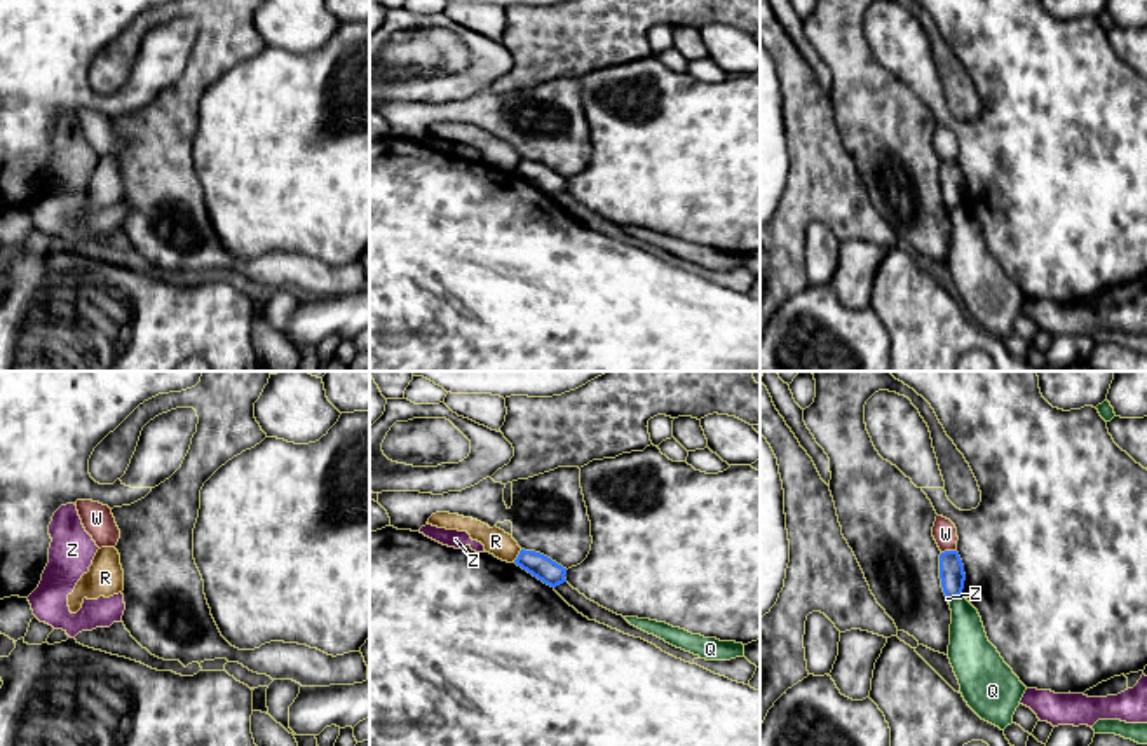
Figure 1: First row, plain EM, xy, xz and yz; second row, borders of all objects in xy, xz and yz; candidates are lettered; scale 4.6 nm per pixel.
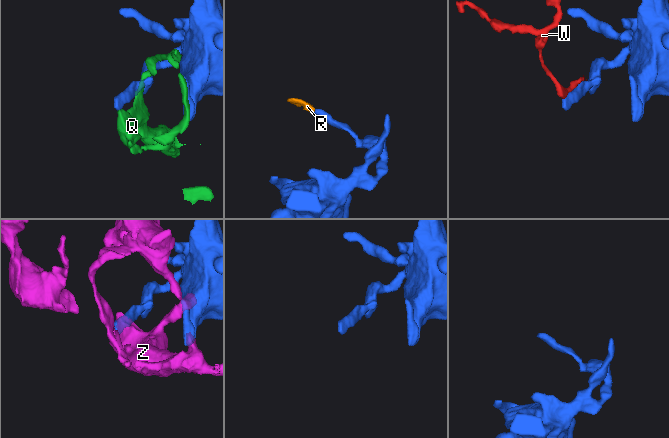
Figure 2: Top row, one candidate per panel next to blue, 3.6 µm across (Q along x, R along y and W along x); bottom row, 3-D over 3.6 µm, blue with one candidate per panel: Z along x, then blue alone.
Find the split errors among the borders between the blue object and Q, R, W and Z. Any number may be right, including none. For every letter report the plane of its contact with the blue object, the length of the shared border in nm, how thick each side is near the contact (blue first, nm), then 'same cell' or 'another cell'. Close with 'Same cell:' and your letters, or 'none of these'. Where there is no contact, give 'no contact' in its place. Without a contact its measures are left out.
Q: yz | 50 nm | 120/190 nm | another cell
R: xz | 80 nm | 110/120 nm | another cell
W: yz | 70 nm | 120/110 nm | another cell
Z: yz | 30 nm | 120/20 nm | another cell
Same cell: none of these

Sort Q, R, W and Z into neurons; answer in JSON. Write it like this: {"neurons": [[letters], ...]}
{"neurons": [["Q"], ["R"], ["W"], ["Z"]]}

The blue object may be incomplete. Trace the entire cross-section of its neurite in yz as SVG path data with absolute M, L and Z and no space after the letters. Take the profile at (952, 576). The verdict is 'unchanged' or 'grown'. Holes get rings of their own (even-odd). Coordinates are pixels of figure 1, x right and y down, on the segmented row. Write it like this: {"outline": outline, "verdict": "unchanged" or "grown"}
{"outline": "M945 551L940 554L940 579L948 600L962 596L966 573L957 551Z", "verdict": "unchanged"}

